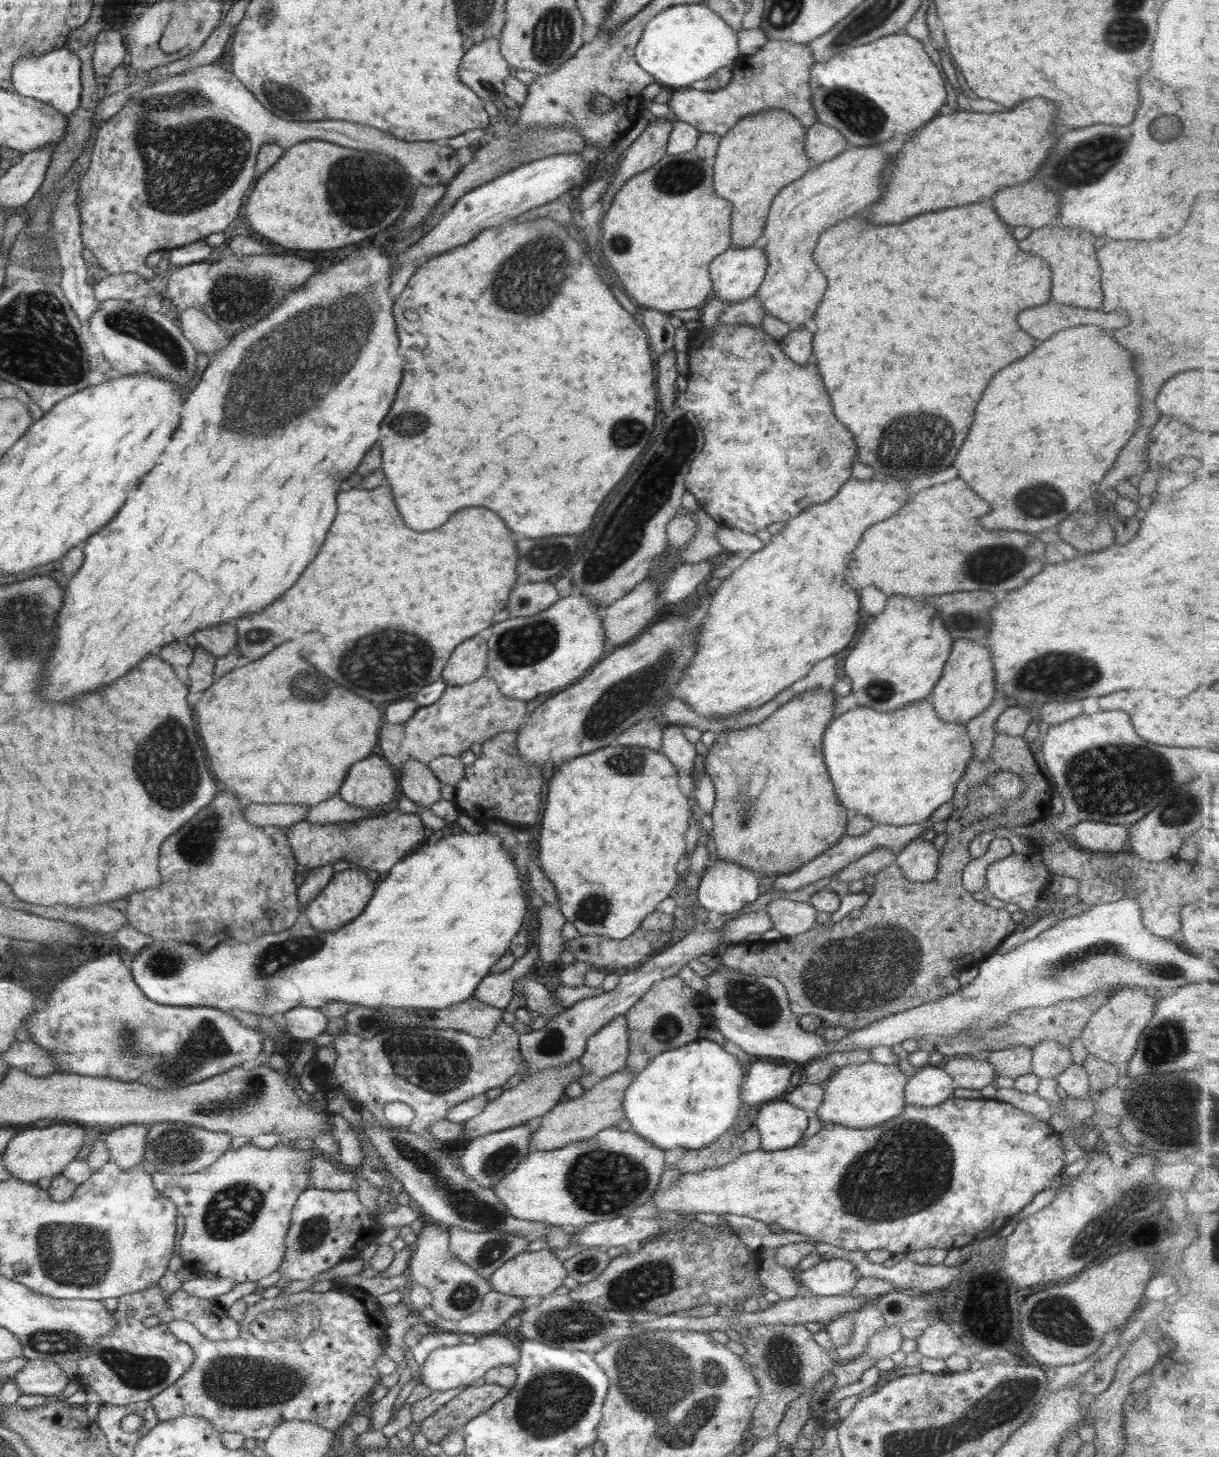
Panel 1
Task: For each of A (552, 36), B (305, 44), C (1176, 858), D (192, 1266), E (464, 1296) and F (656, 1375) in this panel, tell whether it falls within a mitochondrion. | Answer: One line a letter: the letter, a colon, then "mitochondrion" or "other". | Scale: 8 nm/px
A: mitochondrion
B: other
C: other
D: other
E: mitochondrion
F: mitochondrion

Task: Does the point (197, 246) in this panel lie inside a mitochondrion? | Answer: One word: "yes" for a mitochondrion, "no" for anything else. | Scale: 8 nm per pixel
no

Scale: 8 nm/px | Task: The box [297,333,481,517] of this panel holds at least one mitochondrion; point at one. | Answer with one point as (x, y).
(411, 423)

